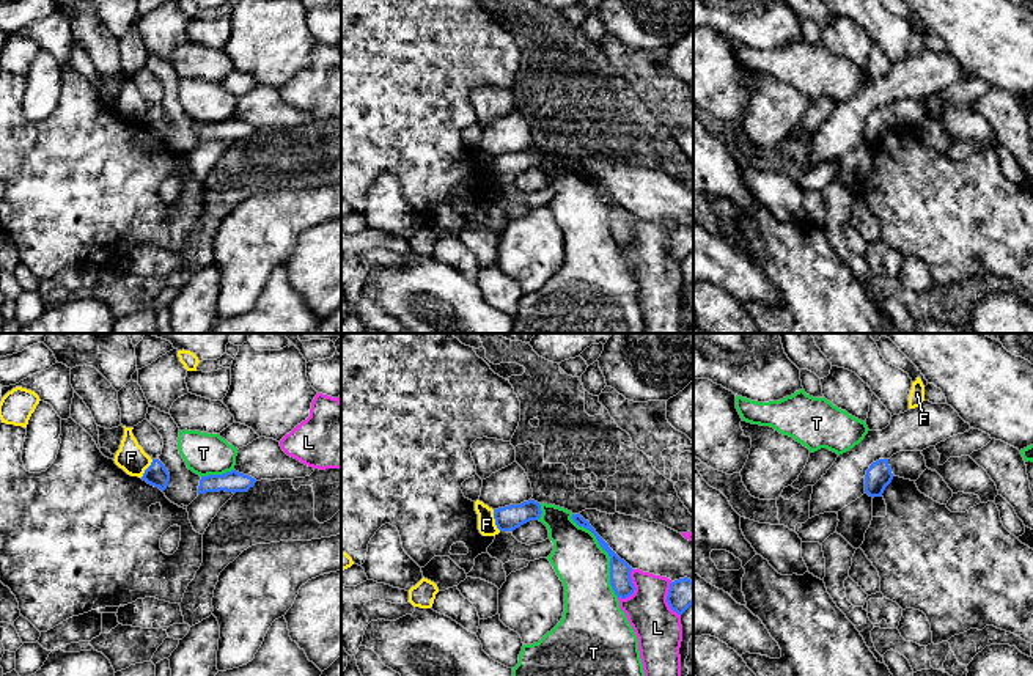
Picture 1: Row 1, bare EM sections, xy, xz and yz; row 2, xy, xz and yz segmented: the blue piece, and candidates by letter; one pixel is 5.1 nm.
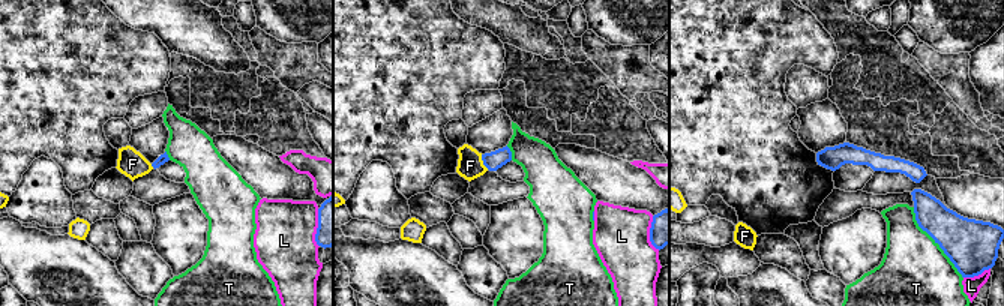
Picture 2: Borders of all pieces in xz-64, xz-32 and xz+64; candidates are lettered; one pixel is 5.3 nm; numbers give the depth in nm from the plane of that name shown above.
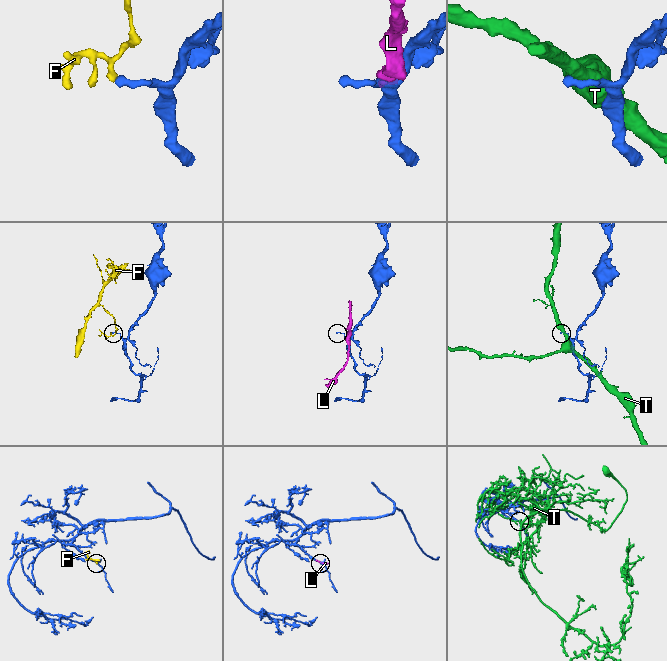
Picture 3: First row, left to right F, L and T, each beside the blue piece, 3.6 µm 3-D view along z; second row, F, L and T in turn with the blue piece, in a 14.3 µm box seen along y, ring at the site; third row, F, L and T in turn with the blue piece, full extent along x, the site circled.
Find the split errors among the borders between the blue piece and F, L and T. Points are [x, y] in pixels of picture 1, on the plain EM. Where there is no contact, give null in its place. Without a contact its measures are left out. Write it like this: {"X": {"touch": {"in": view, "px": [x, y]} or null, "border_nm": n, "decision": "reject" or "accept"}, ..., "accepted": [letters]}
{"F": {"touch": {"in": "xz", "px": [496, 168]}, "border_nm": 120, "decision": "reject"}, "L": {"touch": {"in": "xz", "px": [634, 235]}, "border_nm": 170, "decision": "reject"}, "T": {"touch": {"in": "xz", "px": [607, 200]}, "border_nm": 480, "decision": "reject"}, "accepted": []}

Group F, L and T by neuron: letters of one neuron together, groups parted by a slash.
F / L / T

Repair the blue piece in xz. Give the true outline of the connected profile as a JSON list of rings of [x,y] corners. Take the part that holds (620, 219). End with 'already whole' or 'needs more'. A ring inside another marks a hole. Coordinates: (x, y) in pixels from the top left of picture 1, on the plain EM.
[[[572,162],[571,167],[579,175],[590,178],[596,184],[599,193],[608,201],[608,204],[610,204],[610,233],[612,233],[615,242],[621,247],[632,244],[635,239],[635,234],[630,226],[632,215],[608,195],[608,192],[596,181],[596,178],[590,173],[590,170],[585,168],[580,162]]]; already whole

